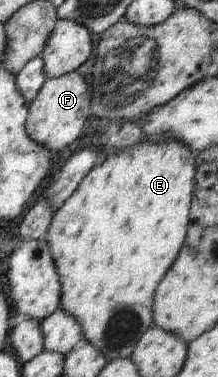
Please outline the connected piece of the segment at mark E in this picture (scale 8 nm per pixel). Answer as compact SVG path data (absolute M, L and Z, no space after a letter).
M148 139L131 149L125 149L110 157L102 158L98 165L85 175L77 190L64 202L63 206L59 207L51 219L44 241L49 247L59 277L60 308L79 323L84 334L83 341L90 342L108 361L118 358L129 359L139 338L149 330L149 327L153 326L152 306L156 288L183 248L188 231L190 204L194 198L194 176L197 168L194 162L193 151L185 143L175 139L166 139L163 143L157 144Z

